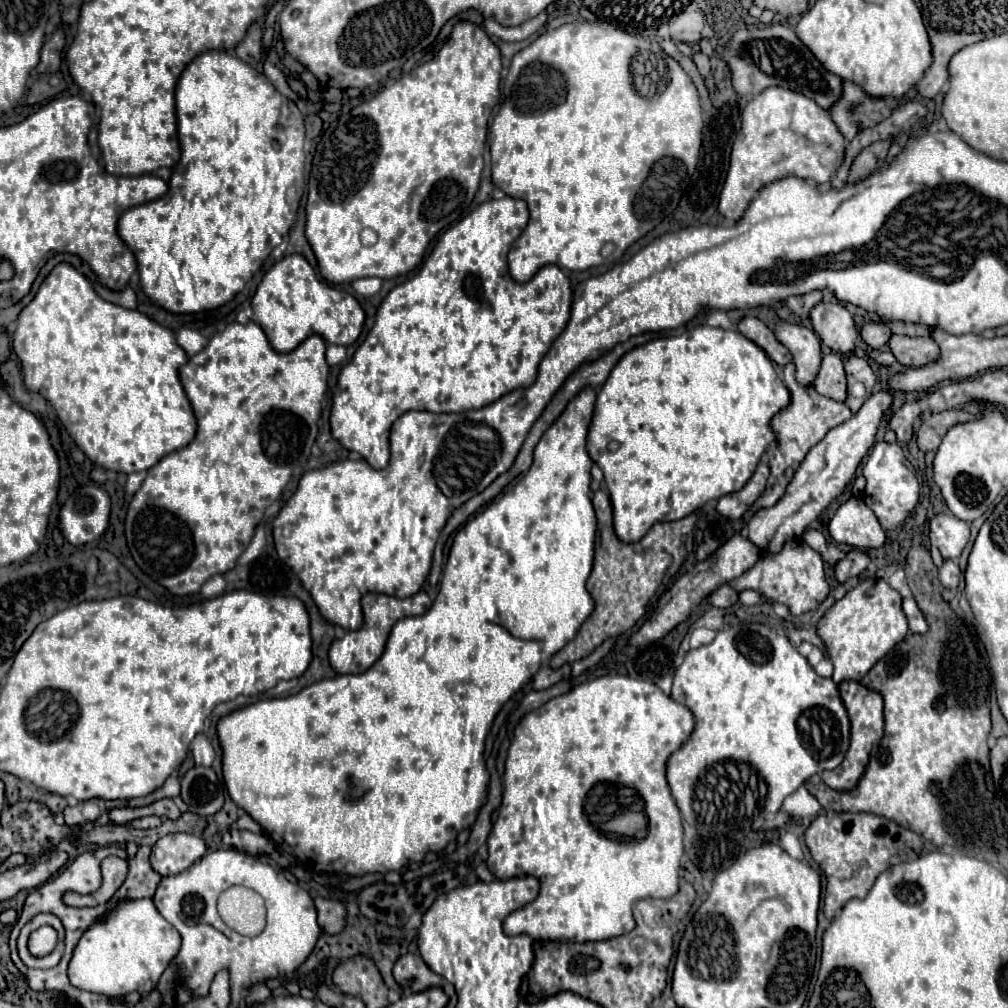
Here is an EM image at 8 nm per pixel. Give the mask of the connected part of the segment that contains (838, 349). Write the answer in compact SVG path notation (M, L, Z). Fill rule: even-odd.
M818 302L810 310L810 322L814 332L820 336L822 344L826 344L836 354L848 354L856 342L856 328L852 314L838 302Z

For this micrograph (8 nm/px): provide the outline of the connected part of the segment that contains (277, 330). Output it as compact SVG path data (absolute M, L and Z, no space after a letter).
M300 254L284 256L272 266L272 270L258 284L252 298L252 310L254 322L260 324L276 352L290 352L312 334L322 336L326 344L348 346L358 340L364 324L364 310L356 298L324 284Z

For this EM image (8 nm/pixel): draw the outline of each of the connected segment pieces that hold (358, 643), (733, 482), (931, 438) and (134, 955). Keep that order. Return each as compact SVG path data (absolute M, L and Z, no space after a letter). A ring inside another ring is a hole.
M420 590L418 594L410 596L410 598L396 598L396 596L386 596L386 594L366 594L362 598L362 612L364 612L364 624L360 630L354 632L346 632L346 636L342 640L336 640L330 646L330 664L338 674L360 674L364 670L368 670L384 652L390 628L404 616L420 616L426 610L430 610L432 600L430 596Z
M700 324L694 330L688 330L680 336L658 338L658 340L652 340L652 342L638 346L638 348L630 350L628 354L624 354L622 360L610 372L604 386L600 388L596 400L598 400L598 406L594 406L594 416L592 416L592 424L590 424L590 432L588 432L586 450L588 450L590 458L602 468L602 472L606 470L606 486L608 486L610 500L612 500L616 536L622 542L636 542L650 530L650 526L654 522L680 520L680 518L692 514L694 510L702 508L708 500L718 500L720 496L738 492L750 480L762 452L772 444L772 428L768 428L768 420L776 412L780 412L780 408L784 408L784 404L788 404L788 388L784 388L782 380L778 380L772 362L768 360L768 356L764 356L764 350L756 348L756 344L752 344L752 340L748 340L746 336L740 336L740 332ZM610 442L618 442L618 450L610 452L606 448Z
M944 410L938 414L930 414L928 418L924 418L922 426L916 430L918 448L922 452L936 450L940 446L944 432L948 432L948 428L952 428L952 424L962 424L964 420L972 420L972 416L974 414L964 412L964 410Z
M152 898L122 900L82 934L68 964L68 978L72 986L94 994L148 994L148 990L154 990L168 964L176 958L180 942L182 938L178 930L162 918Z

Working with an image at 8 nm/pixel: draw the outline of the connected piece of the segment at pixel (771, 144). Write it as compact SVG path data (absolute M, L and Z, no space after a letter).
M770 86L754 96L742 110L742 128L732 146L718 212L724 218L738 220L740 212L748 206L748 200L752 200L764 184L784 176L800 176L814 184L828 184L842 158L844 138L836 132L836 124L828 120L828 112L800 92Z

